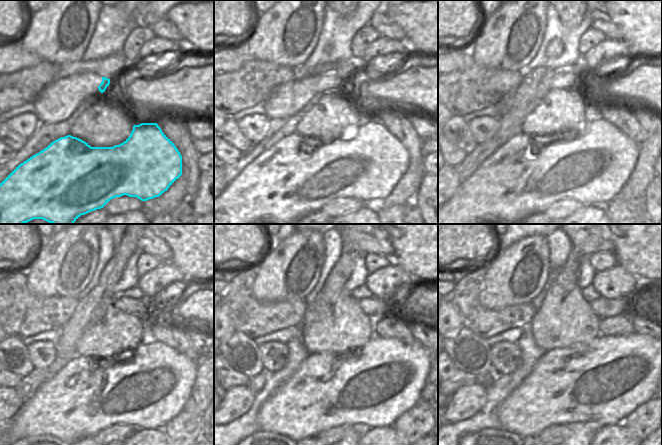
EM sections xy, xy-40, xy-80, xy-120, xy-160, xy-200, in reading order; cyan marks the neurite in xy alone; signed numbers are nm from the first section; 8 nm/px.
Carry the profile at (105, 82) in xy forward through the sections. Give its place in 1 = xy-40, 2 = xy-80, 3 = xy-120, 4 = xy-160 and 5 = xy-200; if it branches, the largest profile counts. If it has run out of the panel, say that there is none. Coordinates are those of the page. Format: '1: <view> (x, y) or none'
1: xy-40 (334, 83)
2: xy-80 (563, 78)
3: xy-120 (142, 307)
4: xy-160 (375, 307)
5: xy-200 (604, 308)

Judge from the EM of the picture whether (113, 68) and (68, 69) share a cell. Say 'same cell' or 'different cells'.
same cell

